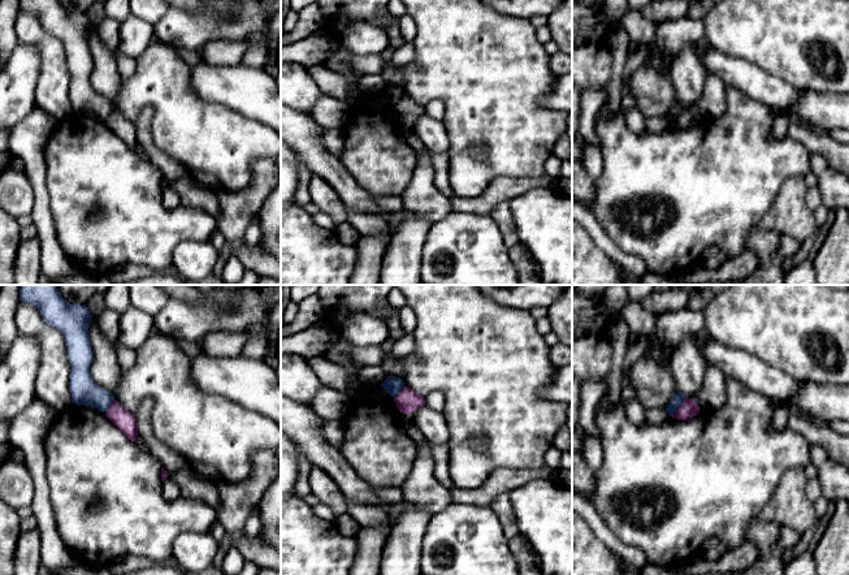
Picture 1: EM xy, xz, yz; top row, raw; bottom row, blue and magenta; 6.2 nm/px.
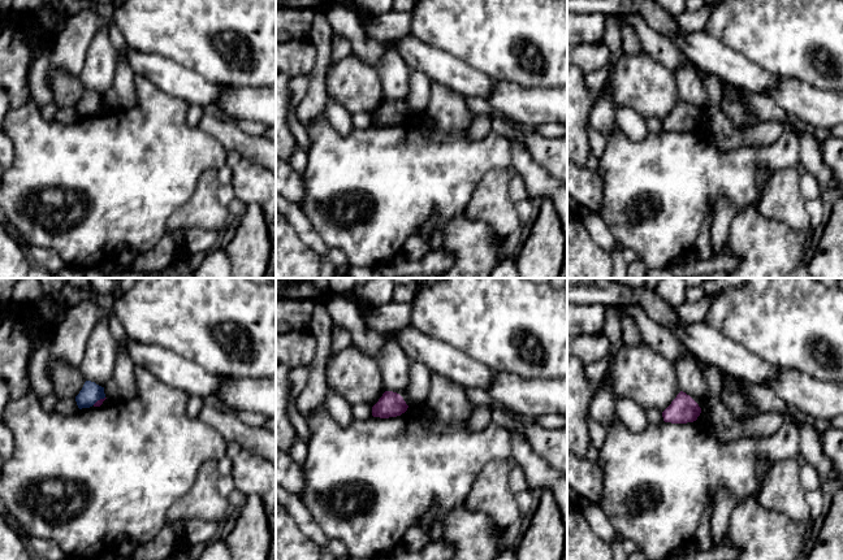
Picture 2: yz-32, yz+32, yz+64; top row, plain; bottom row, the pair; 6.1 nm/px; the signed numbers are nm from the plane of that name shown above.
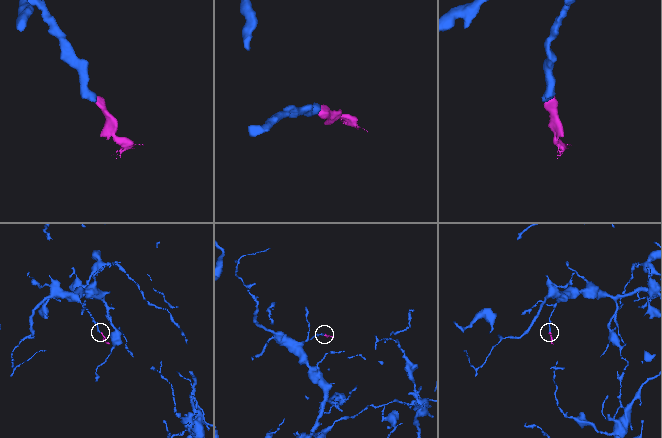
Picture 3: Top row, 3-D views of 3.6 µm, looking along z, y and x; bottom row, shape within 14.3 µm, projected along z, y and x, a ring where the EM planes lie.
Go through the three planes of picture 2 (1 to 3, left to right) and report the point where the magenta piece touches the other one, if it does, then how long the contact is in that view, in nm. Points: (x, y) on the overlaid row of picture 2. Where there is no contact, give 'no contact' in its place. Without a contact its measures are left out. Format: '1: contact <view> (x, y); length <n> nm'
1: contact yz-32 (98, 399); length 90 nm
2: no contact
3: no contact

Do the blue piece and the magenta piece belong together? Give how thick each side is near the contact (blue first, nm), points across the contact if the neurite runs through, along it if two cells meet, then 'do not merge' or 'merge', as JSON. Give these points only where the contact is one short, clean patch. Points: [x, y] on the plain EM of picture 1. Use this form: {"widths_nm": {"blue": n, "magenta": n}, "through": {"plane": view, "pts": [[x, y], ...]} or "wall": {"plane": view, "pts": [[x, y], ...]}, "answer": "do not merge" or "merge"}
{"widths_nm": {"blue": 80, "magenta": 110}, "wall": {"plane": "yz", "pts": [[687, 107], [671, 124]]}, "answer": "do not merge"}

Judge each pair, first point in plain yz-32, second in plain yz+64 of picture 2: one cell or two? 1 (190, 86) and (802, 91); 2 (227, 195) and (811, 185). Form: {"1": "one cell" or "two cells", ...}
{"1": "two cells", "2": "one cell"}

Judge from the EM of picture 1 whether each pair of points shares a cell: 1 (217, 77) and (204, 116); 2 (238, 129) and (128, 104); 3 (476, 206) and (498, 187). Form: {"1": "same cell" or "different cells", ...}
{"1": "different cells", "2": "same cell", "3": "same cell"}

